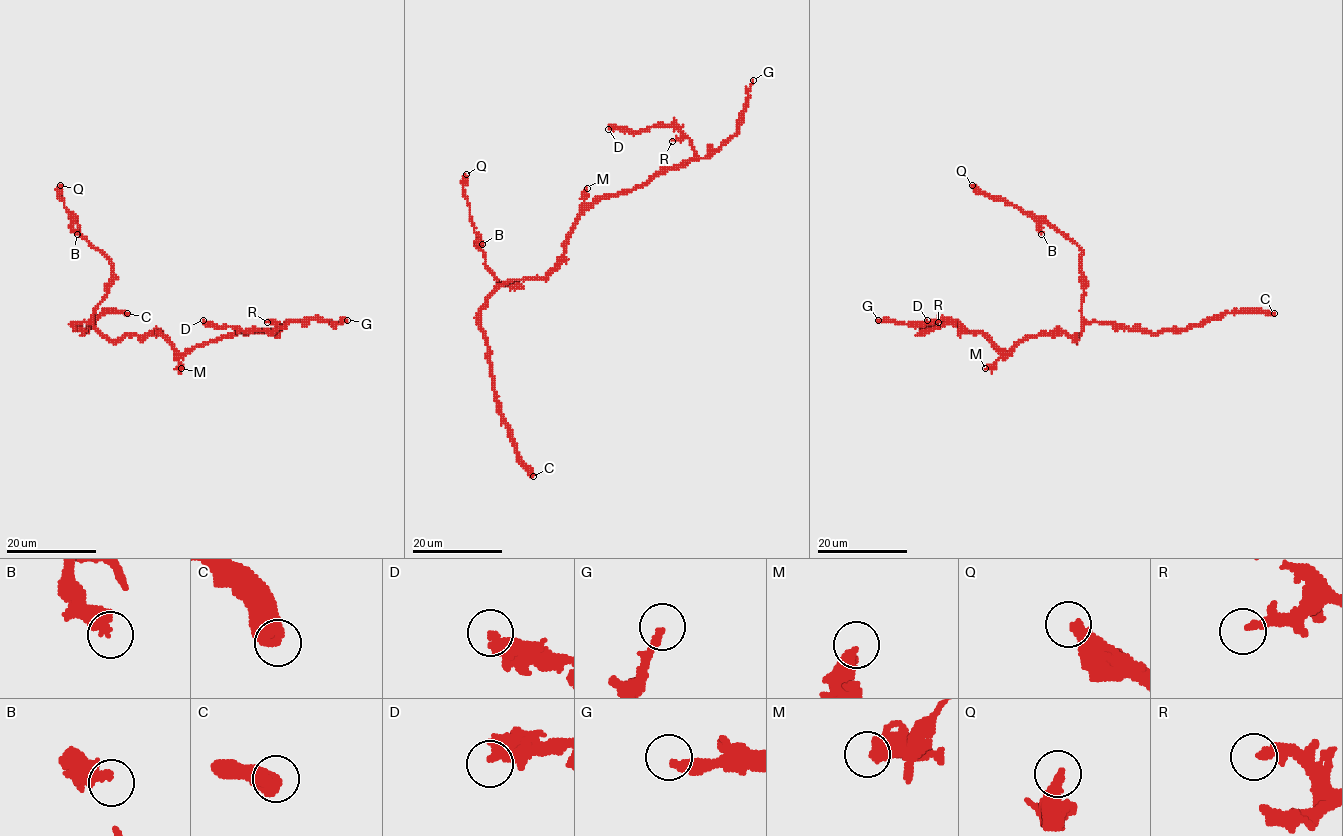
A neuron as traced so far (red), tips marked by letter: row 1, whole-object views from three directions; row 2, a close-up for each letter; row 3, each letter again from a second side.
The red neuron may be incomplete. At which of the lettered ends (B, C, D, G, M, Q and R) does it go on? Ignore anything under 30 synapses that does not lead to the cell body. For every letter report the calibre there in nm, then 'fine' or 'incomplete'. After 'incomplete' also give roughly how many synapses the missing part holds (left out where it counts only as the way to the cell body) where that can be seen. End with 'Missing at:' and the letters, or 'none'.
B: 400 nm | fine
C: 650 nm | fine
D: 380 nm | incomplete | 70 syn
G: 240 nm | fine
M: 400 nm | fine
Q: 320 nm | incomplete | 170 syn
R: 170 nm | fine
Missing at: D, Q

